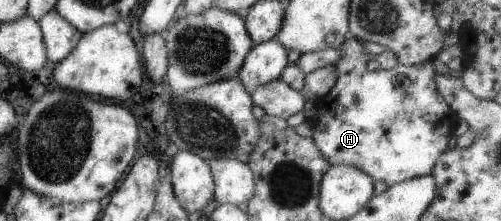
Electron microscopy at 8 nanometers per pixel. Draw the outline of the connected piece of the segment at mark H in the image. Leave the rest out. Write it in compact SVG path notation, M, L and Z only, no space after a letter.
M348 36L344 42L339 45L339 48L341 48L341 52L339 52L339 54L341 54L341 58L339 59L339 67L337 67L337 71L339 71L339 73L335 85L331 88L331 90L329 90L329 92L327 92L327 95L316 100L315 116L312 120L309 120L311 139L315 142L317 150L323 154L323 158L327 160L327 163L330 166L339 164L355 166L355 168L359 168L360 170L363 170L363 172L367 172L367 175L371 176L373 181L381 180L388 186L413 177L427 176L431 174L431 168L435 166L435 162L439 160L439 156L441 156L447 148L448 140L453 134L453 127L455 125L454 113L451 112L449 106L445 103L445 100L443 100L443 98L439 95L439 92L437 92L437 82L435 82L435 80L437 80L437 78L435 78L437 73L433 70L431 63L426 61L425 63L413 66L396 65L394 68L391 68L391 70L379 69L374 72L367 72L365 70L366 64L372 59L372 56L369 52L365 52L363 46L361 46L361 41L357 41L355 38Z

